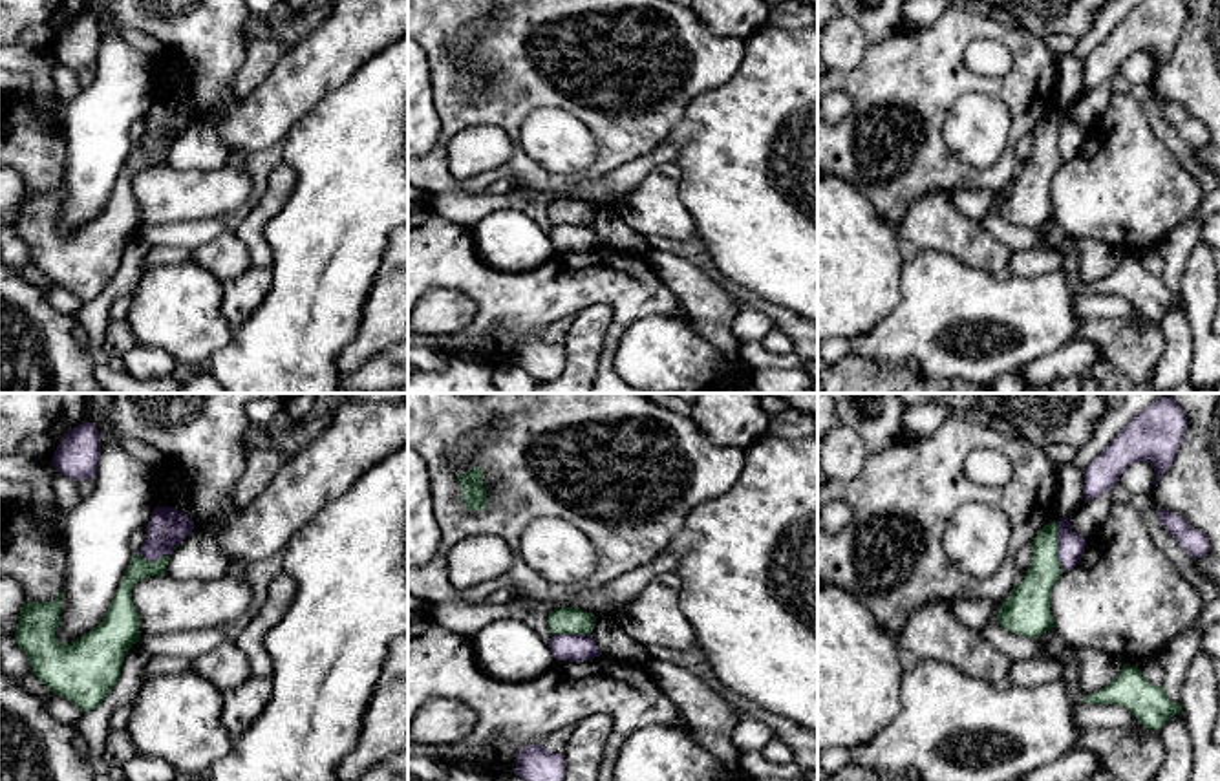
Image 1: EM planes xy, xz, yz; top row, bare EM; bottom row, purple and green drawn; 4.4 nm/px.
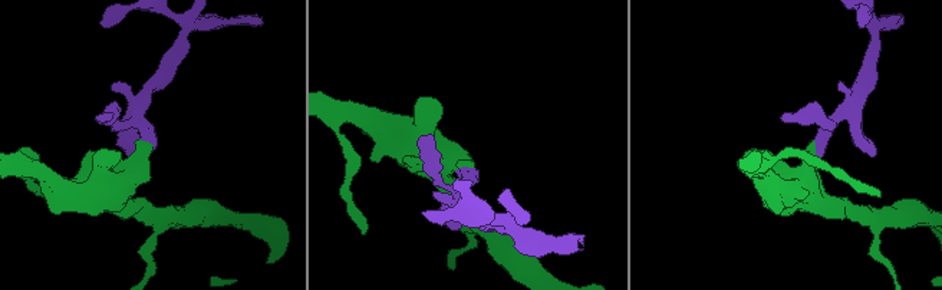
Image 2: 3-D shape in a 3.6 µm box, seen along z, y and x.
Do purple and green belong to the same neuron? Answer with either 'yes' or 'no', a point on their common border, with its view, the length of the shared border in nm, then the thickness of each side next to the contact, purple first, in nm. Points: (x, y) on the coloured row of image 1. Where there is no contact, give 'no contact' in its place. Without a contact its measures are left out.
no; contact yz (1059, 547); length 220 nm; calibres 110 and 160 nm

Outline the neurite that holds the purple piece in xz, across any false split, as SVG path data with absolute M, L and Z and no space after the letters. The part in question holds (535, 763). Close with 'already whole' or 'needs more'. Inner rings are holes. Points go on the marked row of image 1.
M543 744L523 746L514 774L523 781L563 781L565 755L552 754Z | already whole

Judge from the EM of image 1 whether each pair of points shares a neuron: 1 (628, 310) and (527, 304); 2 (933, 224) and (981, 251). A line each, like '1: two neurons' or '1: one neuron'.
1: one neuron
2: one neuron

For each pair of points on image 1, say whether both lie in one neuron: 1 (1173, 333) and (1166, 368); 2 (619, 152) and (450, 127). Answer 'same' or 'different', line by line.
1: same
2: same

